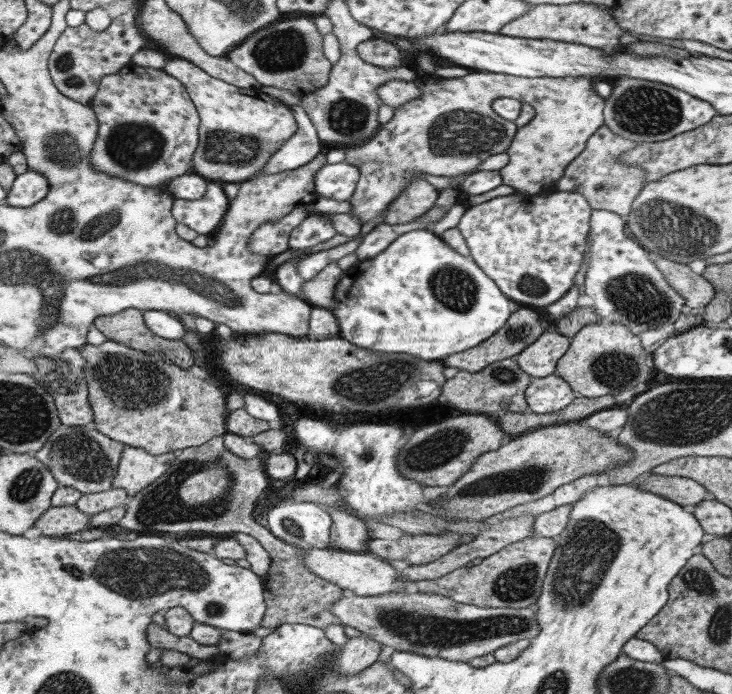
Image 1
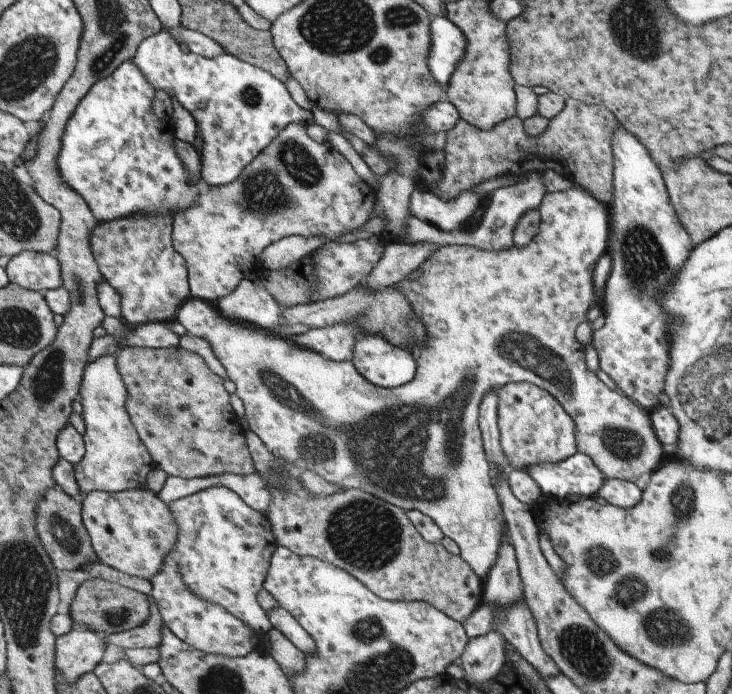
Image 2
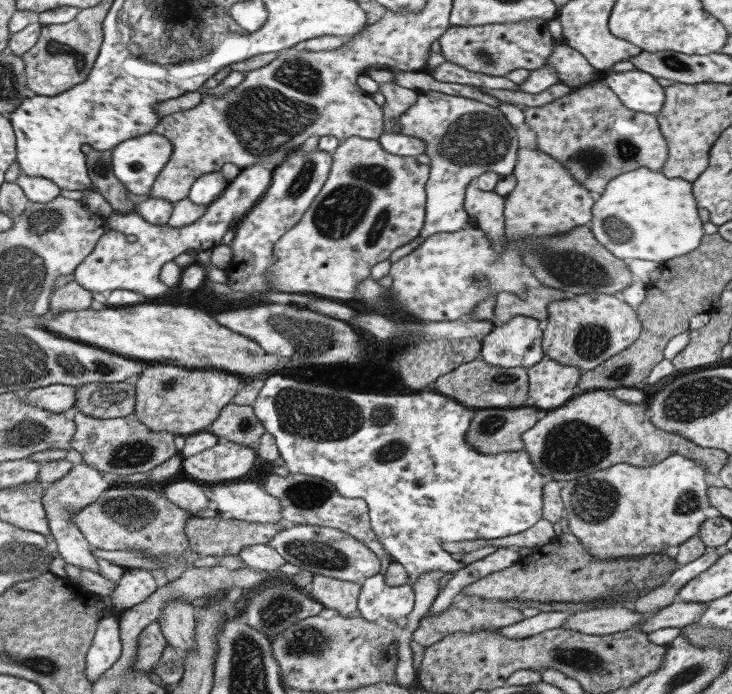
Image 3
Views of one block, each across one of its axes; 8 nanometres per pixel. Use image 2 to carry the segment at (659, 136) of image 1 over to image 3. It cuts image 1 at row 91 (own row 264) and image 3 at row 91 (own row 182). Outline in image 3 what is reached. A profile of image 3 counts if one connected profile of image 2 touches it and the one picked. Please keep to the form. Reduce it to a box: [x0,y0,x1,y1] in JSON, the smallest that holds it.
[602,69,664,114]

